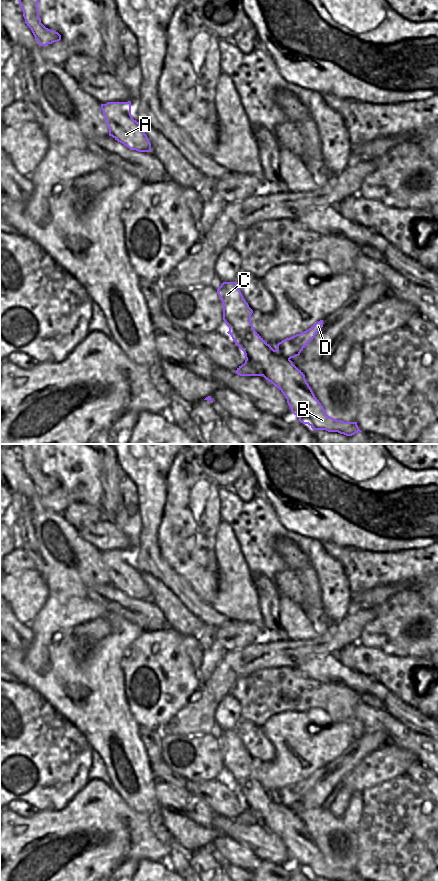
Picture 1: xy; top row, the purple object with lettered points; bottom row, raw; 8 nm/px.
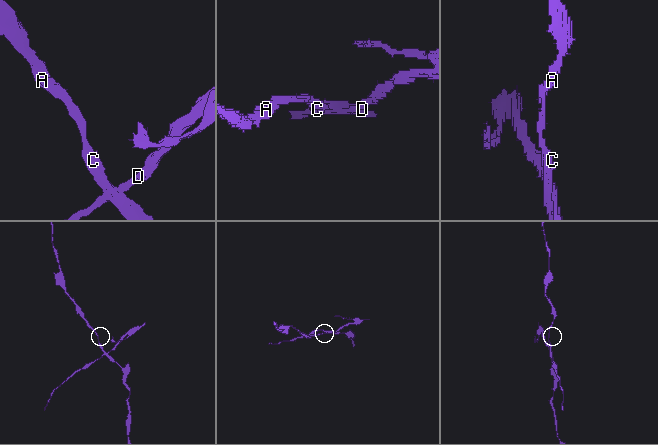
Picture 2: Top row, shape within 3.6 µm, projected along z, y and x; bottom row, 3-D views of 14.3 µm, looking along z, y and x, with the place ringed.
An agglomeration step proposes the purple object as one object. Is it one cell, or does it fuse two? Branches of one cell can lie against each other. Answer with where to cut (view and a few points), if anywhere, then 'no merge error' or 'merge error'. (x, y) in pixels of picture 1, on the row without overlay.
cut in xy along (246, 806), (251, 808), (260, 817), (262, 823); merge error

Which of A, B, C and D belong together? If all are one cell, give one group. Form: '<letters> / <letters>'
A B C / D

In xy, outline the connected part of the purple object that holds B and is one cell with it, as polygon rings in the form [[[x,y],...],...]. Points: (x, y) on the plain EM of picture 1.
[[[223,730],[217,737],[217,741],[223,751],[223,768],[229,775],[235,792],[244,800],[247,808],[254,810],[260,817],[262,824],[276,834],[287,847],[291,860],[296,863],[303,872],[308,872],[313,878],[326,878],[338,881],[362,880],[357,870],[344,870],[336,868],[325,861],[325,857],[315,845],[311,835],[305,827],[305,823],[290,807],[286,807],[277,801],[254,777],[251,771],[253,758],[244,747],[237,730]]]

